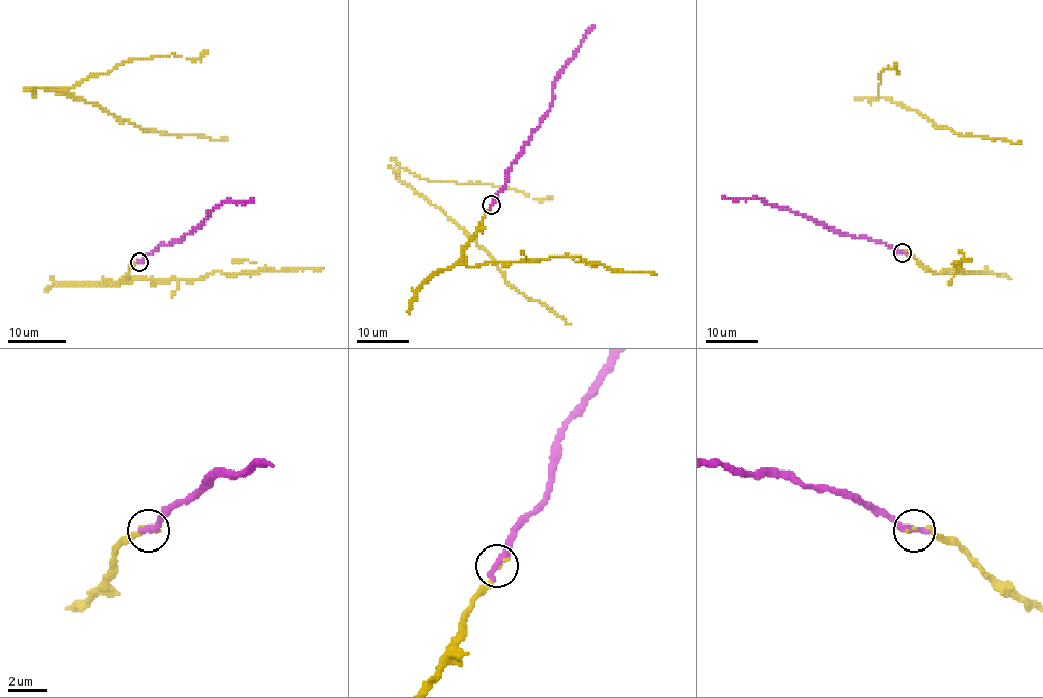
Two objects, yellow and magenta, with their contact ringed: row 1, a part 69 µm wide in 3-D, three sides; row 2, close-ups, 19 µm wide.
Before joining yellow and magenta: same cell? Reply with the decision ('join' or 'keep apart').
join

